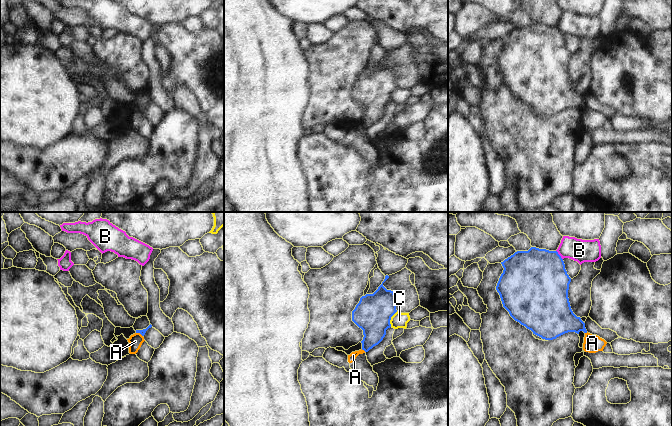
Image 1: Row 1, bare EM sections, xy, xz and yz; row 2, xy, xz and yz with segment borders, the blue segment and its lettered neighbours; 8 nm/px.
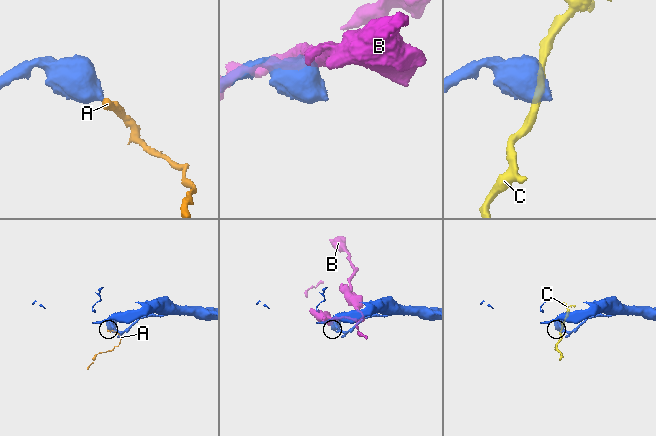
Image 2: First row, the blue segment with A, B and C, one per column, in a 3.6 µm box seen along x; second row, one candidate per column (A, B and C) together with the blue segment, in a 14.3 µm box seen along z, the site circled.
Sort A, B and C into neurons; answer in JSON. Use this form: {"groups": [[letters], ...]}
{"groups": [["A"], ["B"], ["C"]]}

